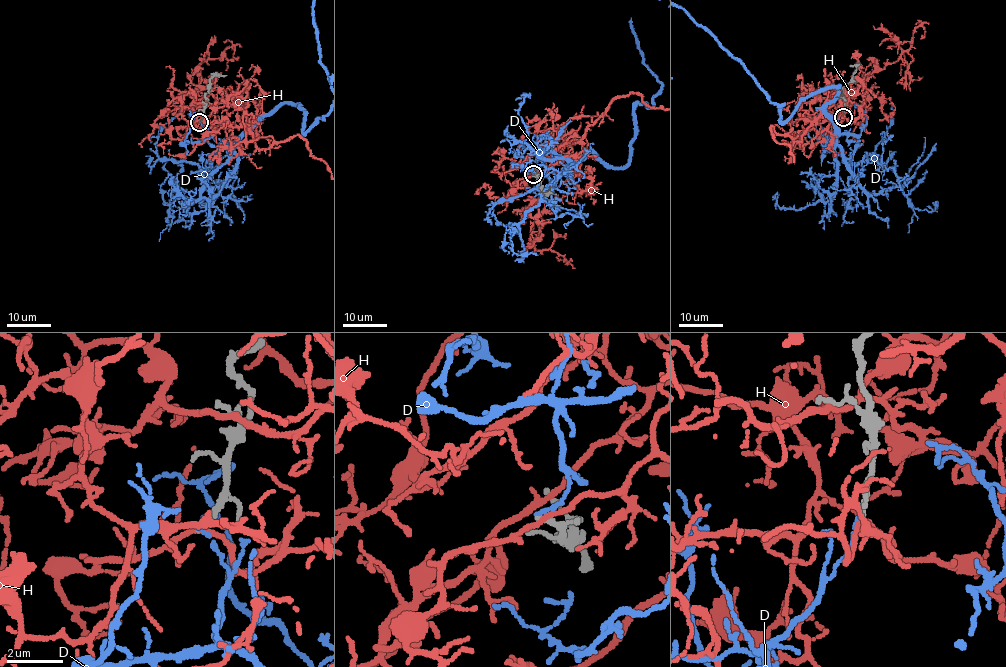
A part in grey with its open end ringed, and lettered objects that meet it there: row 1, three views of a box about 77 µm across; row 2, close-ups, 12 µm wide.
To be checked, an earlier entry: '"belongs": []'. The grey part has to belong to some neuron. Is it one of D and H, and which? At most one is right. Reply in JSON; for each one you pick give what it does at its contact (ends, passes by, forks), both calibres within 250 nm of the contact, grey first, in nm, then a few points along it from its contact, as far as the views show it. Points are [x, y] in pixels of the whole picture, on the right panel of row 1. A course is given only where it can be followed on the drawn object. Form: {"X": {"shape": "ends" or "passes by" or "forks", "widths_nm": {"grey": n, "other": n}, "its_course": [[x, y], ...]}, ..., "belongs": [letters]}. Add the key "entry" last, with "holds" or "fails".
{"belongs": [], "entry": "holds"}

